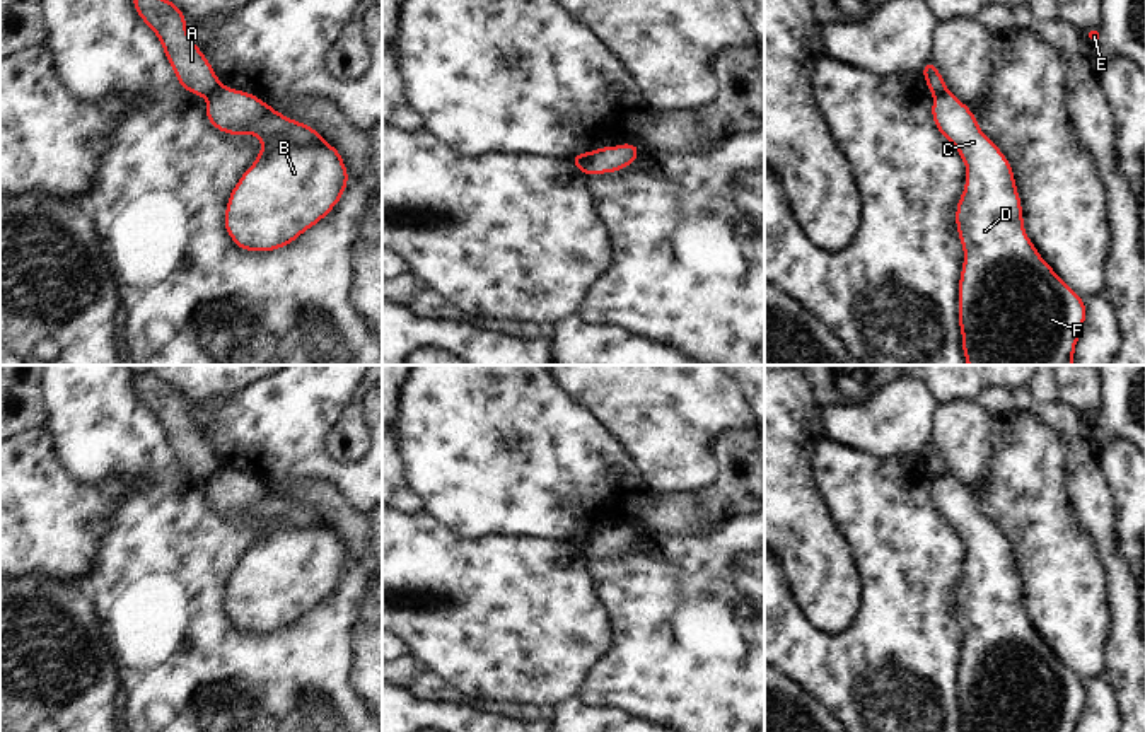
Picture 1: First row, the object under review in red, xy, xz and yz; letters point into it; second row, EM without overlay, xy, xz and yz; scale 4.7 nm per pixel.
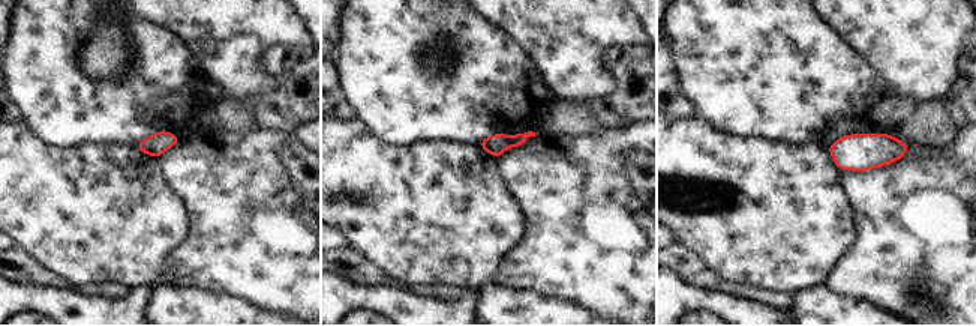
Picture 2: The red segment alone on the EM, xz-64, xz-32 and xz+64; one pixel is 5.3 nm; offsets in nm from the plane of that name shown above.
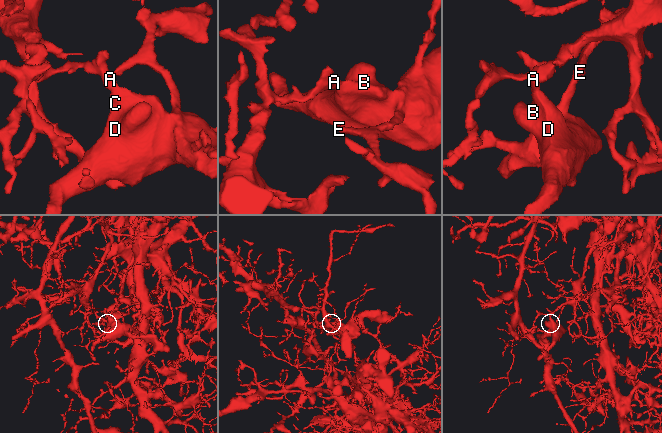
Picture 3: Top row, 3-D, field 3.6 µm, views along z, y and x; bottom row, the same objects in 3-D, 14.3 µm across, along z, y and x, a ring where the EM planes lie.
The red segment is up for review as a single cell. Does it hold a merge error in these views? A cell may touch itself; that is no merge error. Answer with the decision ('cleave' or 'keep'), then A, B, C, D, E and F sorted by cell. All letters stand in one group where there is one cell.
cleave | A E / B C D F

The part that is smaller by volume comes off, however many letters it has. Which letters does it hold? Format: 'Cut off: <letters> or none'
Cut off: B, C, D, F.

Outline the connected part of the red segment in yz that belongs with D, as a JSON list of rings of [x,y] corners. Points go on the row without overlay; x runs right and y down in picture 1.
[[[952,474],[933,478],[932,502],[966,548],[966,566],[956,589],[956,609],[964,633],[959,659],[962,732],[1075,732],[1087,688],[1027,619],[1008,541],[979,512],[974,495]]]

